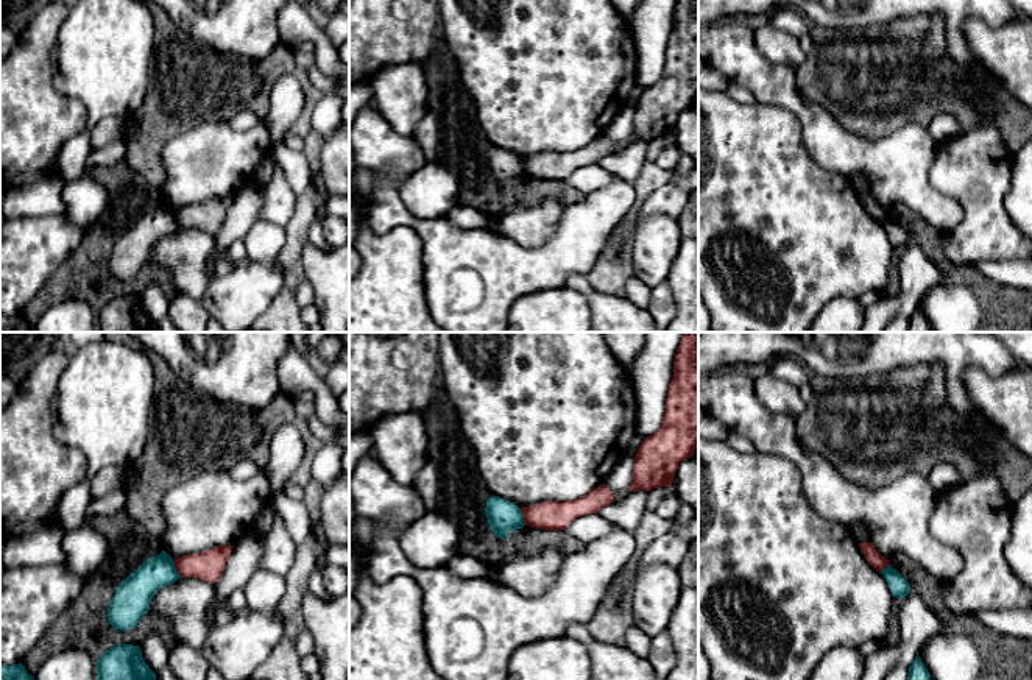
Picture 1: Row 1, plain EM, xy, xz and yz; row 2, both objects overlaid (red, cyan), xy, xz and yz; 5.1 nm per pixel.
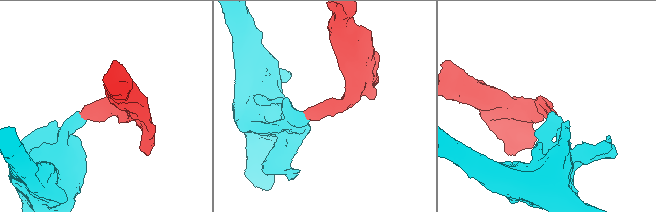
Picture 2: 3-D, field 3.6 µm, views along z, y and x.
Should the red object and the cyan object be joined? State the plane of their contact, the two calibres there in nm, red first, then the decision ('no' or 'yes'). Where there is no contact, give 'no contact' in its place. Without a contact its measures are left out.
meets red in xy; 160 nm thick on the red side, 180 nm on the other; no

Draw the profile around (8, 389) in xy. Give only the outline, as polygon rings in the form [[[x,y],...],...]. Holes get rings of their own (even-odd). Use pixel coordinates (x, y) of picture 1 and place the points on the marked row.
[[[0,374],[0,410],[5,409],[17,393],[17,385],[5,374]]]

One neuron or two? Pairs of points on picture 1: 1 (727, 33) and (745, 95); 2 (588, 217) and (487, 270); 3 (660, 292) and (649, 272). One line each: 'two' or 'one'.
1: two
2: one
3: two

